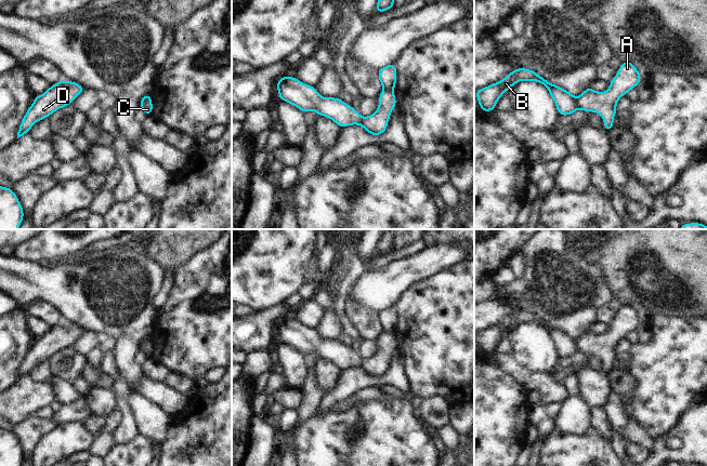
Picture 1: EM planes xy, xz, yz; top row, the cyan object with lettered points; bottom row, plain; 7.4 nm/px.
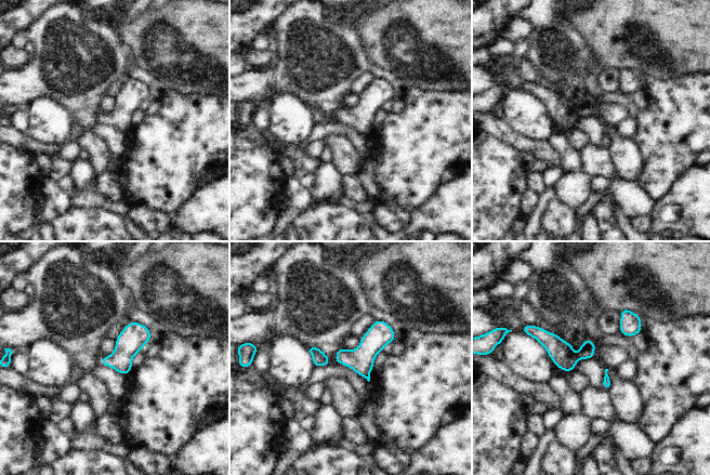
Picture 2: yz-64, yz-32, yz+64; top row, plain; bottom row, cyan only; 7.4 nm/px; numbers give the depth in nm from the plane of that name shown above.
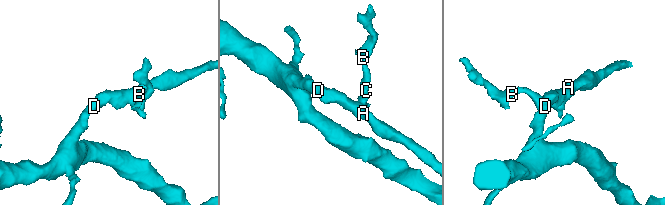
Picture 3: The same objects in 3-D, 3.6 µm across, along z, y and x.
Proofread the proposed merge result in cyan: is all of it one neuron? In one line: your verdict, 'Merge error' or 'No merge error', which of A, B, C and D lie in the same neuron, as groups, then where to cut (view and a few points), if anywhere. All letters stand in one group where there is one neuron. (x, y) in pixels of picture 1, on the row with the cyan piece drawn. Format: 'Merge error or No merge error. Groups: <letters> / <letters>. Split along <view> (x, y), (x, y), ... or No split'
Merge error. Groups: A D / B C. Split along yz (576, 97), (578, 108).

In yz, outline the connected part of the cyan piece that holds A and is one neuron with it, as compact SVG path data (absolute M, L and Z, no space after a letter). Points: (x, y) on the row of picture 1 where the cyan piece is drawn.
M624 62L616 76L611 80L610 88L605 92L597 92L588 86L578 97L578 109L597 112L602 116L604 129L611 131L614 128L614 118L617 112L616 105L619 98L641 82L641 75L630 62Z

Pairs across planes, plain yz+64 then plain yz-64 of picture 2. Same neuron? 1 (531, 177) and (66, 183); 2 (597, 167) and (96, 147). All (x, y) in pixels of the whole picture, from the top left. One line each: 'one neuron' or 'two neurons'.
1: two neurons
2: one neuron

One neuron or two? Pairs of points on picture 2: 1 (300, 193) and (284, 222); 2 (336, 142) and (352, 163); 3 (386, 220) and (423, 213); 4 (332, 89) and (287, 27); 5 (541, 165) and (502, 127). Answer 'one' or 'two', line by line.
1: one
2: one
3: two
4: one
5: two

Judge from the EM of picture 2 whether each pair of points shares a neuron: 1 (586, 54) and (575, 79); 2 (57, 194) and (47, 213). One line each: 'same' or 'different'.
1: same
2: same

